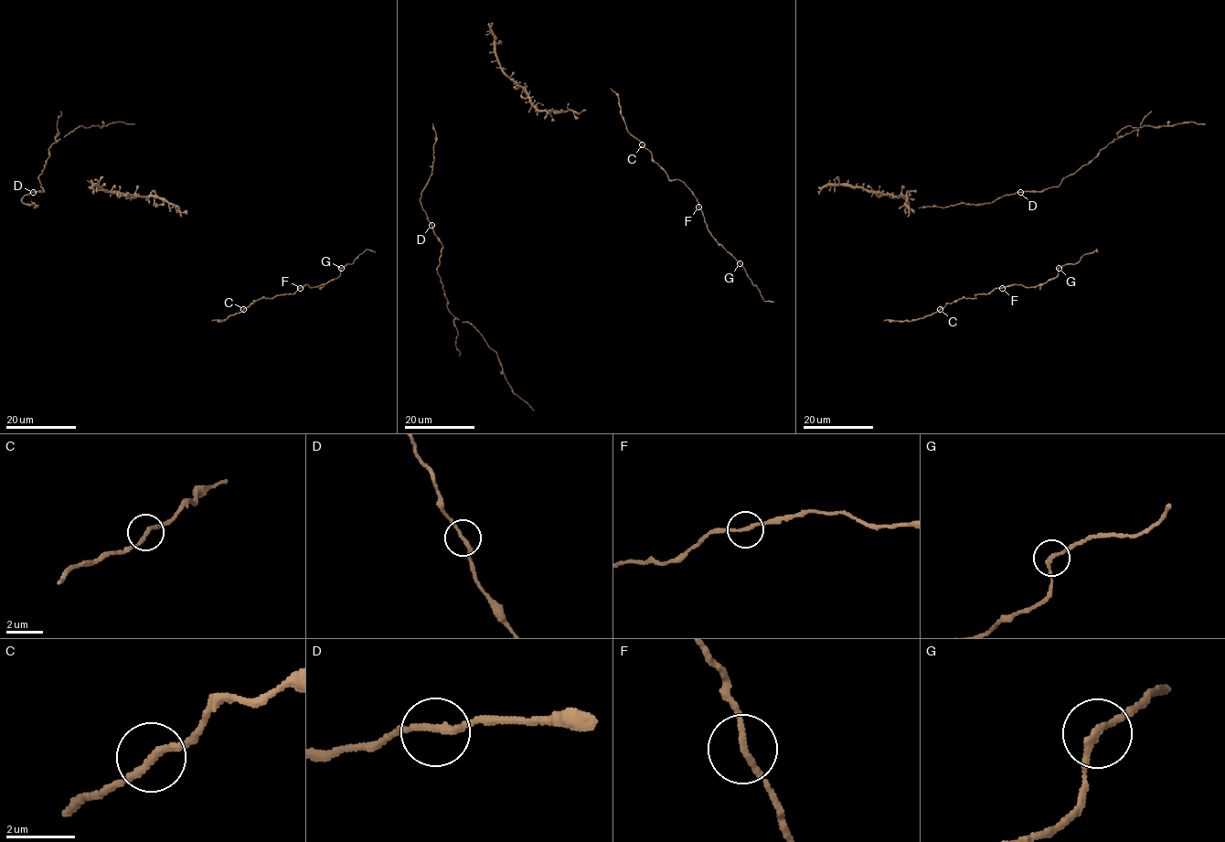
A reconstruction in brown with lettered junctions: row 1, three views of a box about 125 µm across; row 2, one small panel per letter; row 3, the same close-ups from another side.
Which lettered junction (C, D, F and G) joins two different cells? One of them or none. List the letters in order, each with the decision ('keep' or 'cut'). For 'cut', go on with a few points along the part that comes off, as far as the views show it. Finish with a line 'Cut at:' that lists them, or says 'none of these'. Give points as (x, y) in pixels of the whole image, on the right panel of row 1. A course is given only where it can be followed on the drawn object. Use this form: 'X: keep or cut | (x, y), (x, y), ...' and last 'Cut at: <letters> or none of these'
C: keep
D: keep
F: keep
G: keep
Cut at: none of these

